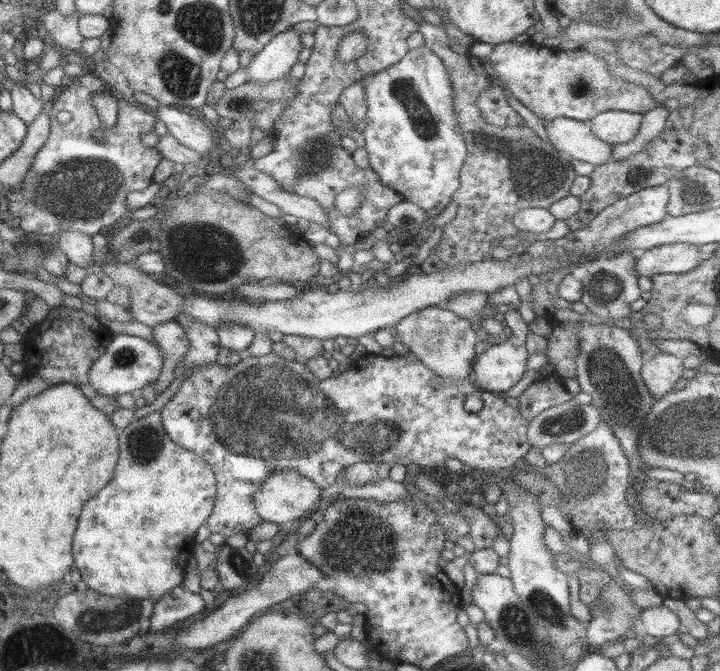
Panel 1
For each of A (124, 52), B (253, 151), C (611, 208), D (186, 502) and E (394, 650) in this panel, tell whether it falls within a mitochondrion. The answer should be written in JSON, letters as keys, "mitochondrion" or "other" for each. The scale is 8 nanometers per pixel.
{"A":"other","B":"other","C":"other","D":"other","E":"other"}

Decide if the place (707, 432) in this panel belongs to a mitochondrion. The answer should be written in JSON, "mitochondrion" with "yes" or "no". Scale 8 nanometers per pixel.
{"mitochondrion":"yes"}

